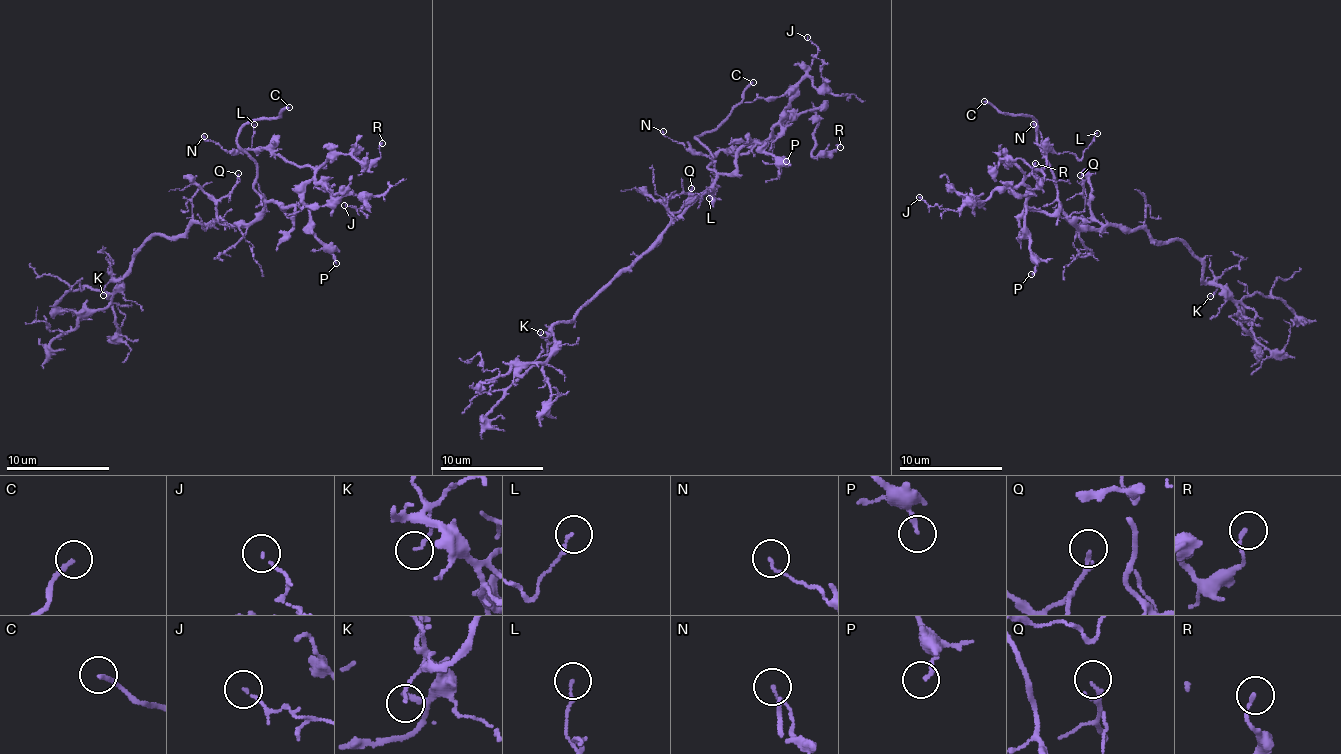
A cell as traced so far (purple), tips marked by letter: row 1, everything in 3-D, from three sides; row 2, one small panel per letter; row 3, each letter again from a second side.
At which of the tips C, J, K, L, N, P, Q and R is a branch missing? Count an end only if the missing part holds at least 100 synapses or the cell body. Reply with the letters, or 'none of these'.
C

